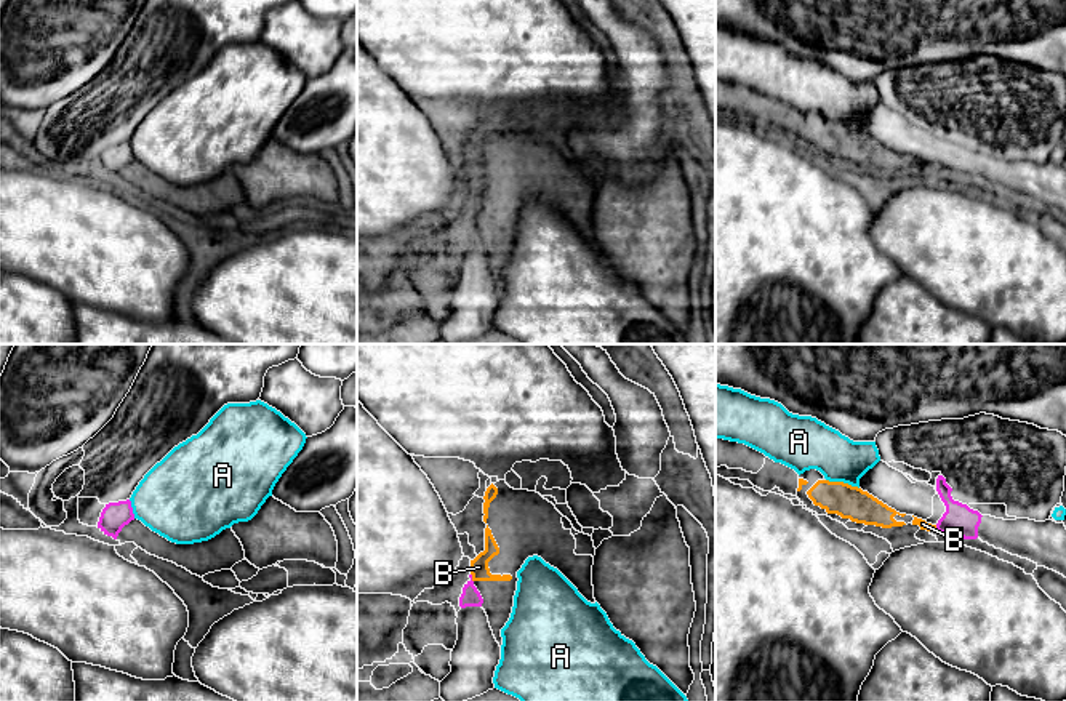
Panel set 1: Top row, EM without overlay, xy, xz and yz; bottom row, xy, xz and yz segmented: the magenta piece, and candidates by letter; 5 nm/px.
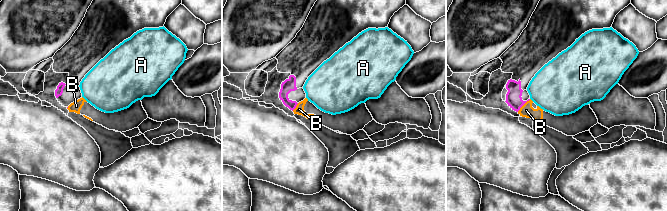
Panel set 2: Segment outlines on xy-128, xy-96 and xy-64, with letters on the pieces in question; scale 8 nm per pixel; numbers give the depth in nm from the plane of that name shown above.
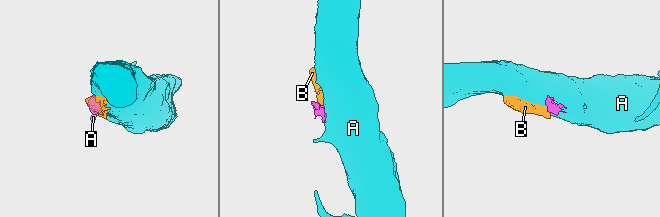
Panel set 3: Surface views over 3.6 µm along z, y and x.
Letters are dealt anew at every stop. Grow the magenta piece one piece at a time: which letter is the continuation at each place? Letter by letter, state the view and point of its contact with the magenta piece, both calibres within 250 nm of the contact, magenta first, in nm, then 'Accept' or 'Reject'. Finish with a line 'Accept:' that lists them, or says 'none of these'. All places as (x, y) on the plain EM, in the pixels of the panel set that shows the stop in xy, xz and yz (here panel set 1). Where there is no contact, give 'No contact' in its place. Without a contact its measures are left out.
A: Touches magenta at xy (132, 151). Thickness 140 nm (magenta) against 420 nm. Reject
B: Touches magenta at xz (471, 220). Thickness 100 nm (magenta) against 100 nm. Reject
Accept: none of these

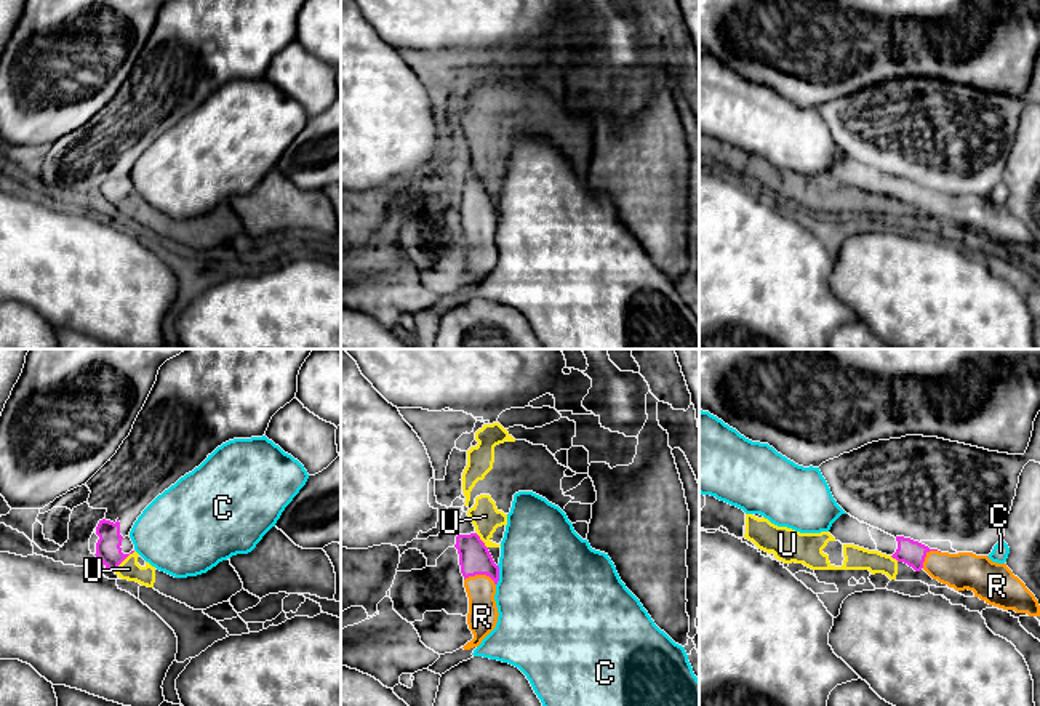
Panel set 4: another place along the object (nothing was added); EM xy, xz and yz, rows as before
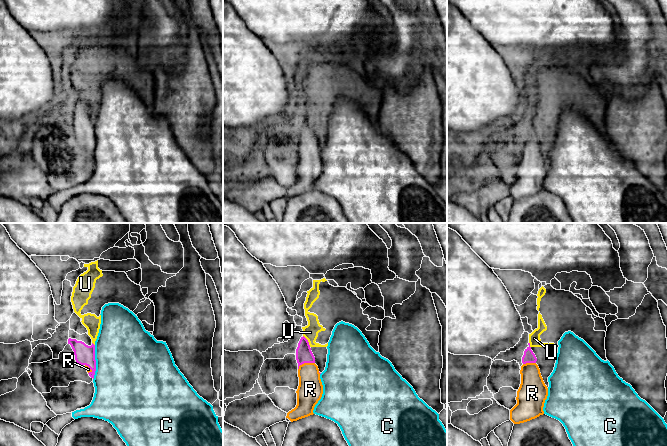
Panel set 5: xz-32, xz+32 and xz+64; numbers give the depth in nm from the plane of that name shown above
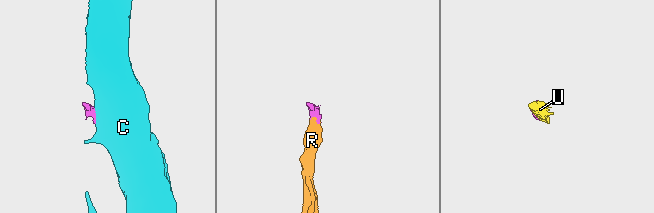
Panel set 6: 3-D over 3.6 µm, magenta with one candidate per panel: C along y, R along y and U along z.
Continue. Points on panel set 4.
C: Touches magenta at xz (498, 216). Thickness 160 nm (magenta) against 500 nm. Reject
R: Touches magenta at xz (480, 215). Thickness 160 nm (magenta) against 150 nm. Accept
U: Touches magenta at xy (124, 200). Thickness 130 nm (magenta) against 100 nm. Reject
Accept: R

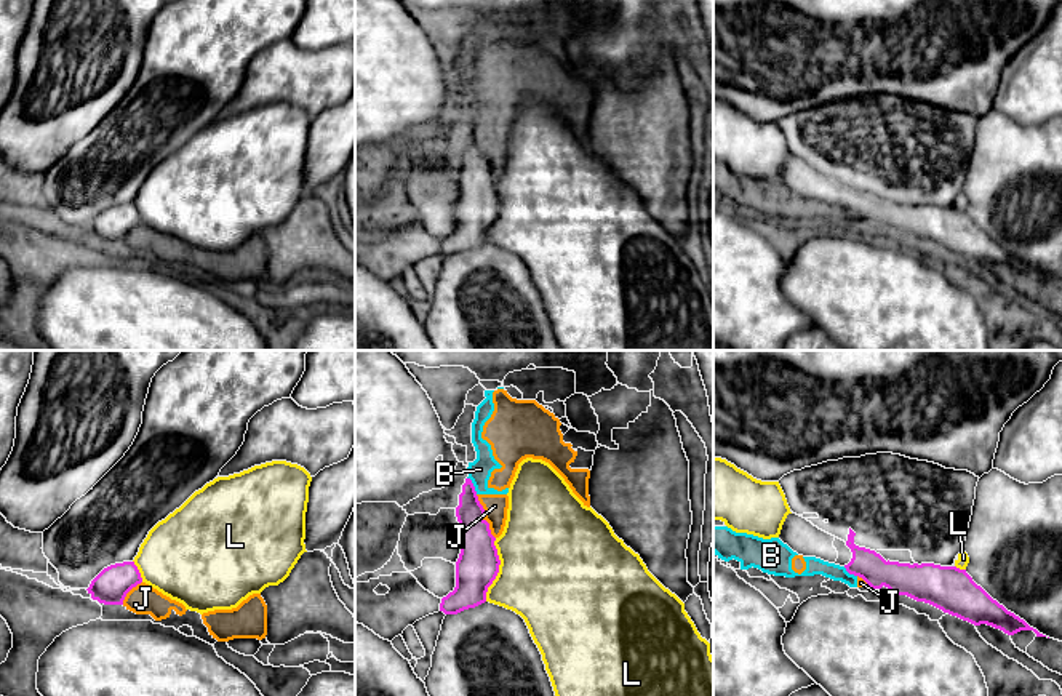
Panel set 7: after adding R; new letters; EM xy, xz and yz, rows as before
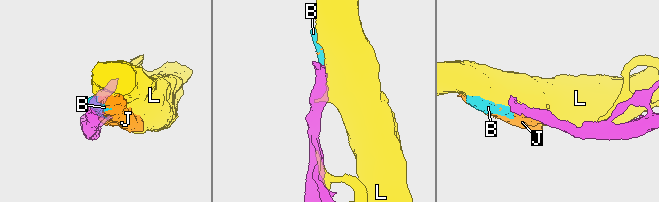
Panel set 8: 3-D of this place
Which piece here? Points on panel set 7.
B: Touches magenta at xz (472, 127). Thickness 160 nm (magenta) against 110 nm. Reject
J: Touches magenta at xz (483, 159). Thickness 200 nm (magenta) against 120 nm. Reject
L: Touches magenta at xz (498, 212). Thickness 220 nm (magenta) against 500 nm. Reject
Accept: none of these

